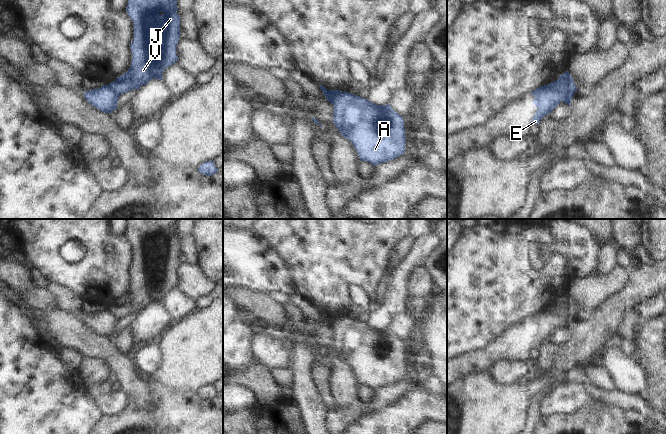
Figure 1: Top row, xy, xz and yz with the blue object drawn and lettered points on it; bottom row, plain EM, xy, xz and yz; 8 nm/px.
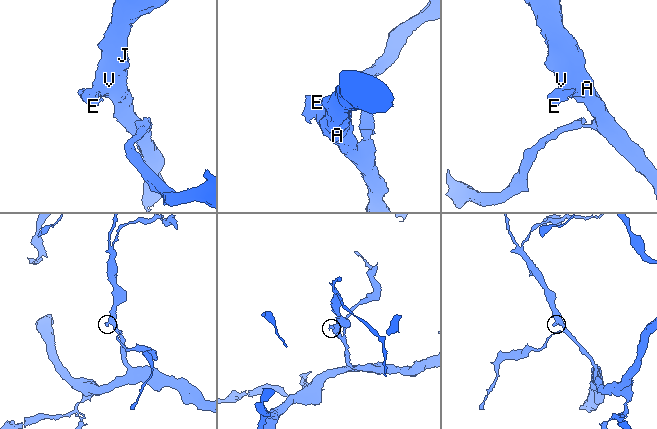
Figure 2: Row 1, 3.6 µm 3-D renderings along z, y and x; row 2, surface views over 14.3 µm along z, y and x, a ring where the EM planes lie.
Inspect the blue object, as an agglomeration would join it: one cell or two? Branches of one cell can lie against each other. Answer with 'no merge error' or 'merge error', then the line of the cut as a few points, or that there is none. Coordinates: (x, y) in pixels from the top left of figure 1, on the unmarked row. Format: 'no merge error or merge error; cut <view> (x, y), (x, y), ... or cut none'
merge error; cut yz (548, 309), (573, 317)

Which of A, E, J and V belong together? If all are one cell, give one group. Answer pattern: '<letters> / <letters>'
A J V / E

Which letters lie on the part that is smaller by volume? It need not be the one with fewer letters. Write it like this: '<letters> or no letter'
E

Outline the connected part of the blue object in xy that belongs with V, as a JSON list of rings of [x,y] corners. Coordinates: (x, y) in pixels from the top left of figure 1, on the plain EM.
[[[129,219],[126,236],[134,249],[131,267],[132,285],[126,297],[109,309],[120,319],[146,309],[151,303],[162,304],[163,295],[178,285],[177,267],[180,261],[180,240],[176,237],[177,219]]]

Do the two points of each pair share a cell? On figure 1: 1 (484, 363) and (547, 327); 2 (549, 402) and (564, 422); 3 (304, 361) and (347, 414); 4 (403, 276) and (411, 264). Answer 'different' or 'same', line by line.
1: same
2: different
3: different
4: same

